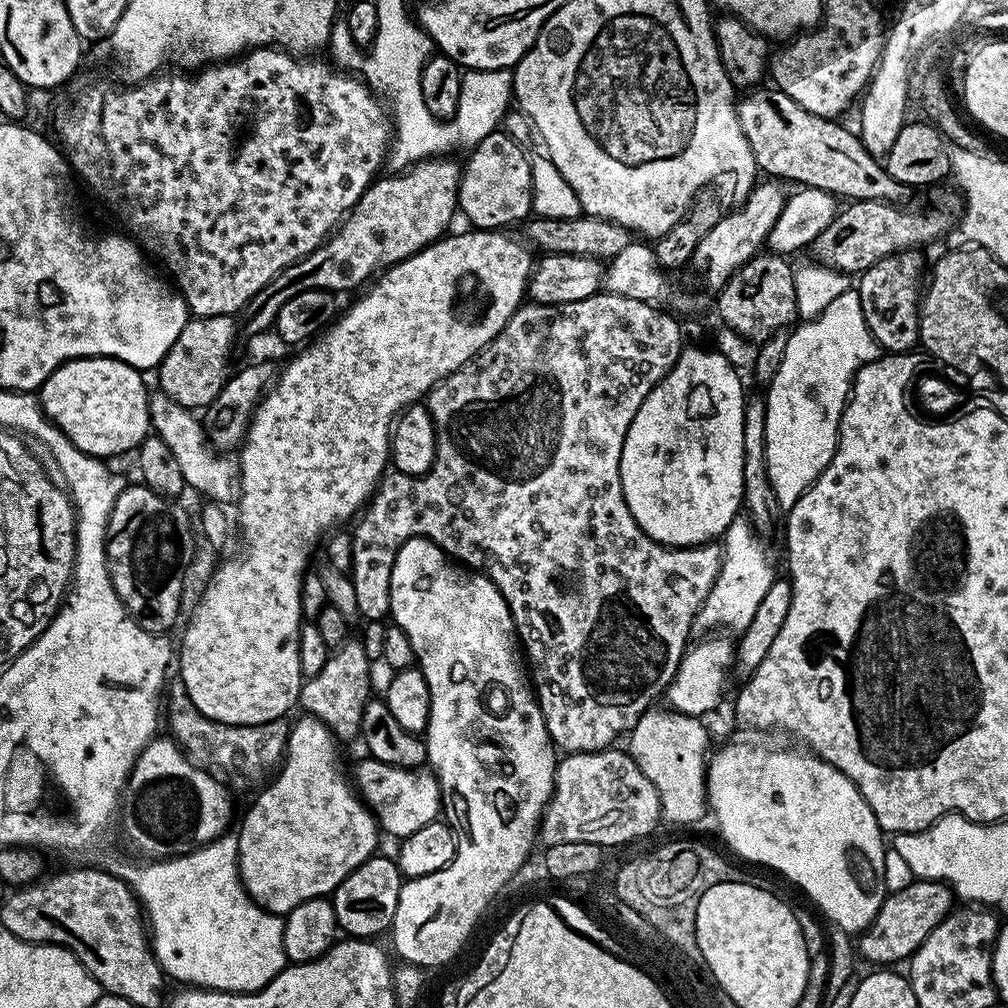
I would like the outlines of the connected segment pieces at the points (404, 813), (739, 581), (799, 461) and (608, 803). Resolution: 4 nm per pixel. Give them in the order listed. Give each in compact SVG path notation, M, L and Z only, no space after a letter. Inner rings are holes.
M371 758L363 759L357 762L356 769L350 772L350 776L354 781L355 791L383 831L385 828L395 838L403 838L438 819L442 812L442 801L440 783L436 781L435 772L424 766L403 768Z
M727 544L723 545L724 561L720 567L718 578L706 598L706 602L700 607L700 613L696 616L695 627L708 628L704 630L728 630L724 628L733 628L736 634L743 632L746 626L754 618L754 613L758 611L758 602L762 602L766 590L770 590L774 579L772 573L772 560L768 557L768 552L760 544Z
M850 290L846 294L838 294L822 314L818 314L813 320L805 320L799 325L801 328L793 327L791 329L788 341L786 342L786 354L782 354L782 366L778 366L778 374L774 374L771 384L766 388L766 466L768 467L768 477L774 486L776 501L780 503L781 509L787 510L798 502L798 498L803 492L824 473L826 466L834 458L836 453L836 442L840 439L840 414L844 411L845 404L848 403L848 393L852 387L852 377L863 364L868 364L875 360L878 355L878 345L870 330L866 326L866 318L862 314L862 302L860 293L856 290Z
M613 746L600 752L573 752L557 763L554 790L544 807L538 829L541 845L562 842L590 842L601 846L628 844L650 835L656 823L661 823L659 790L635 764L634 758L618 749Z

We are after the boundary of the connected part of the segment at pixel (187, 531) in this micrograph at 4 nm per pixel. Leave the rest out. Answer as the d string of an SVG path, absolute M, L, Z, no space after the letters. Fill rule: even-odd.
M143 483L126 486L122 494L114 502L114 510L108 519L108 573L110 582L124 604L129 616L153 634L171 633L176 619L180 616L180 595L184 592L184 584L180 579L184 576L184 559L192 548L192 524L188 521L188 512L175 499L154 494L154 490L145 488Z

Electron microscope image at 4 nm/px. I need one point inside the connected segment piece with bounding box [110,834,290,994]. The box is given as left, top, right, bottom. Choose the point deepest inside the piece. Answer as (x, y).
(206, 931)

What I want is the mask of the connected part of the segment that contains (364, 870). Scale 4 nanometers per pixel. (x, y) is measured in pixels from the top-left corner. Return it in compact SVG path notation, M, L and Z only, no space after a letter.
M374 854L362 862L331 893L336 926L341 933L352 938L376 938L379 932L387 933L392 926L394 910L398 910L398 894L402 873L391 855Z

